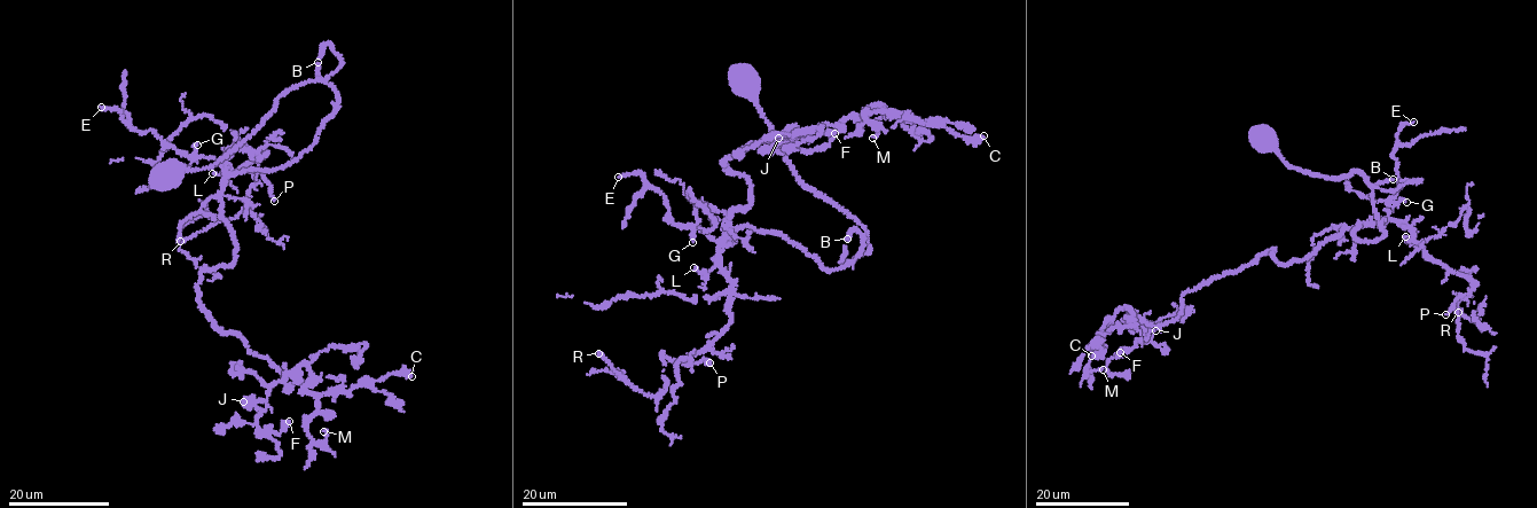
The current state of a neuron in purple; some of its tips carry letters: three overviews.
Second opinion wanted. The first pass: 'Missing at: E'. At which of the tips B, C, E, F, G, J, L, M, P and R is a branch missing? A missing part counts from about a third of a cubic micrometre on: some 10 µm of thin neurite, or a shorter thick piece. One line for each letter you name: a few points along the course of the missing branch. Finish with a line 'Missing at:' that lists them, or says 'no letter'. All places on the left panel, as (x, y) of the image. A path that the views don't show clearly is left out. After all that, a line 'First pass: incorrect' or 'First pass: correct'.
E: (101, 107), (94, 110), (85, 107), (97, 110), (112, 107)
Missing at: E
First pass: correct

